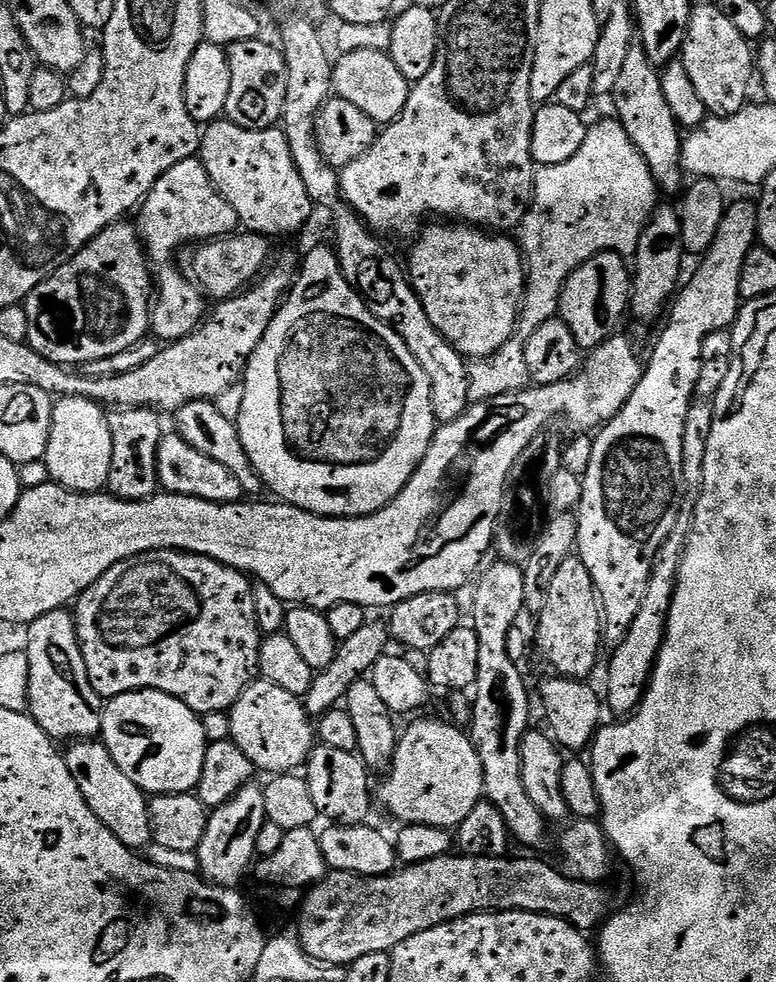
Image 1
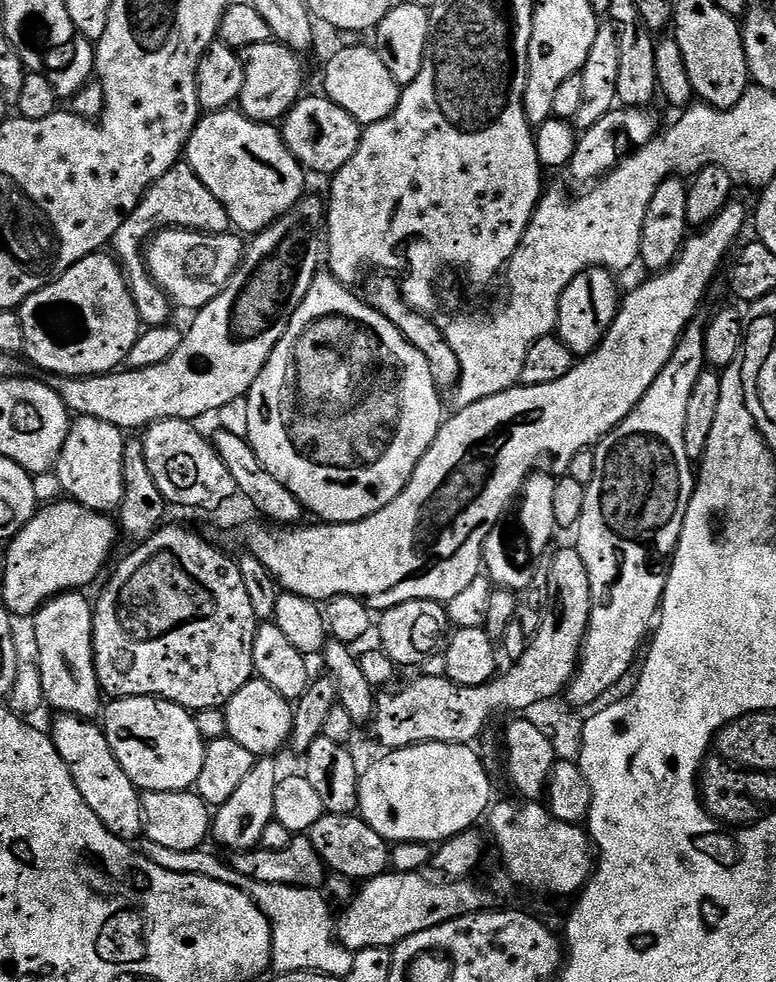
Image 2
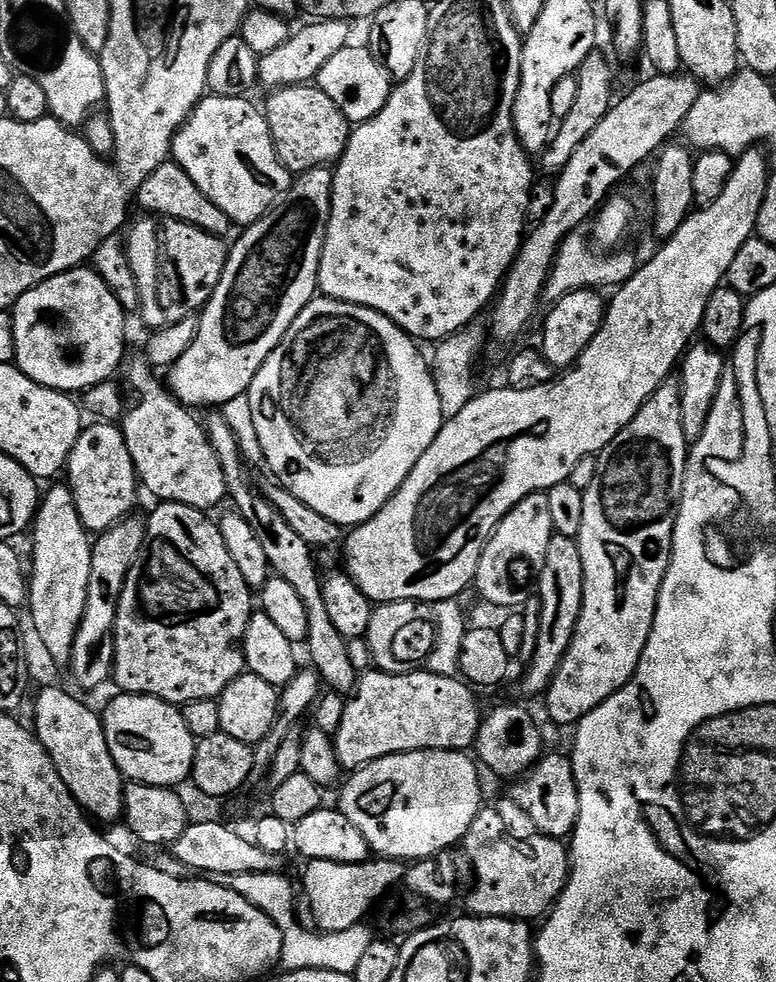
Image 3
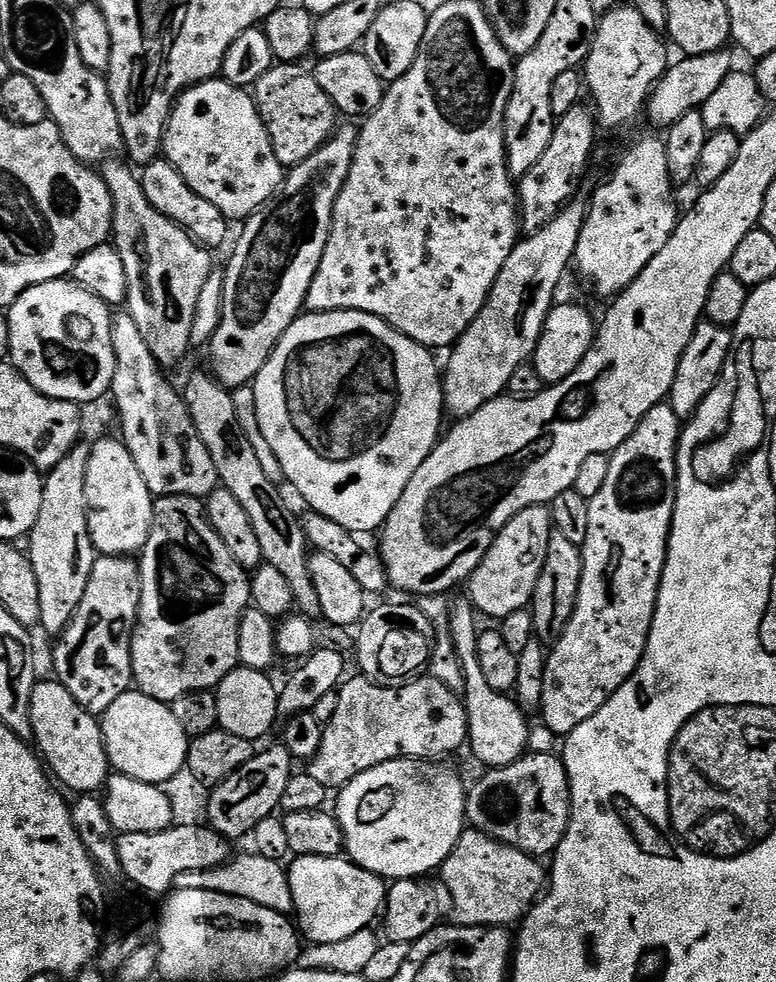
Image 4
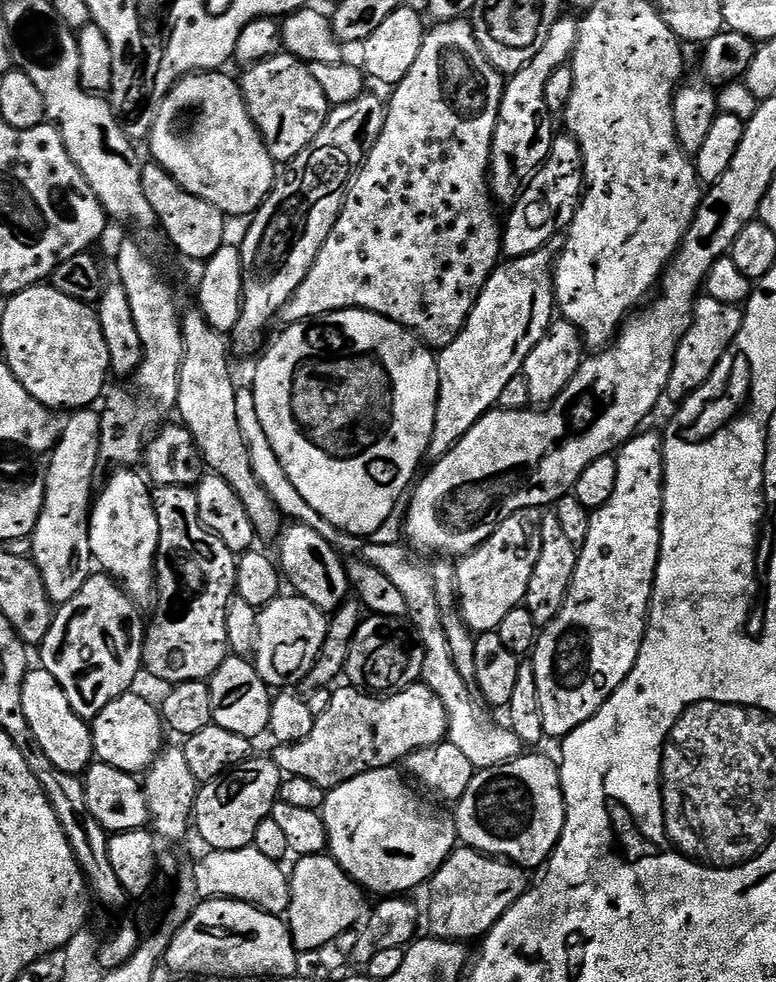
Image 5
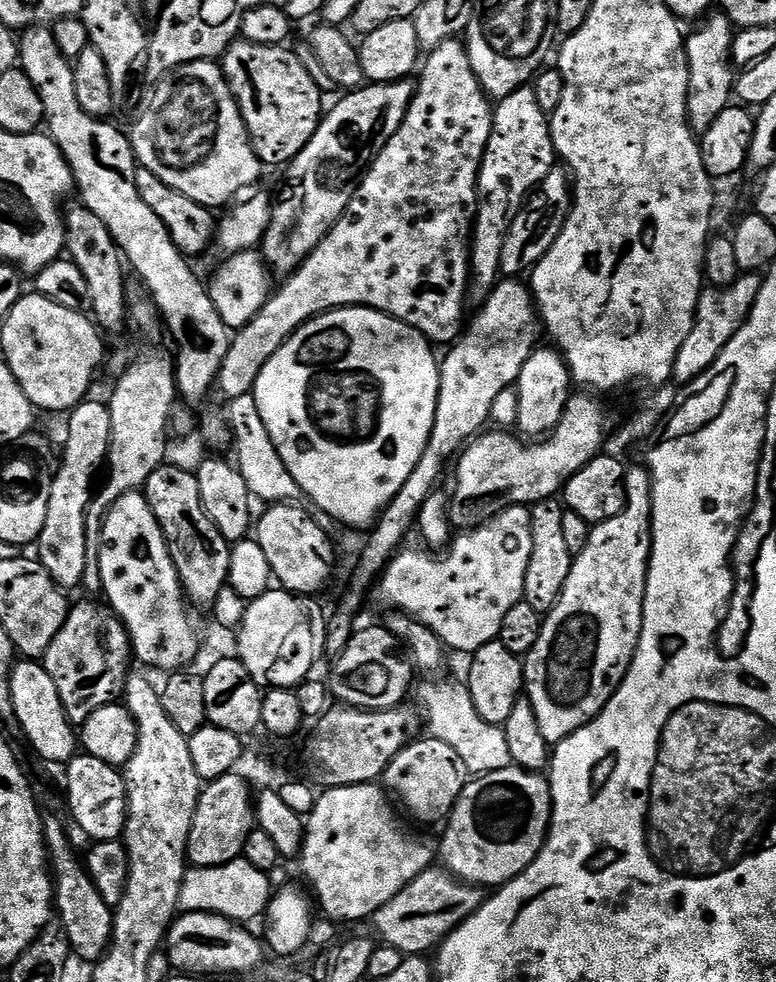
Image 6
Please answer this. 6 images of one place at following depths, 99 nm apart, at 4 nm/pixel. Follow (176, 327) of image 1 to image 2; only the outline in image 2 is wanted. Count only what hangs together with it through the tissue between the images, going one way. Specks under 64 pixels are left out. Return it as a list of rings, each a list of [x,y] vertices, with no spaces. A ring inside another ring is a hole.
[[[187,162],[174,165],[158,182],[154,182],[146,190],[146,194],[134,206],[134,210],[118,226],[115,236],[110,241],[111,251],[124,270],[124,279],[128,281],[128,289],[134,298],[134,306],[140,315],[141,325],[157,328],[169,323],[168,296],[156,285],[155,278],[146,267],[146,245],[150,237],[166,228],[183,228],[193,232],[227,232],[230,225],[226,206],[206,190],[206,186],[194,174],[194,170]]]

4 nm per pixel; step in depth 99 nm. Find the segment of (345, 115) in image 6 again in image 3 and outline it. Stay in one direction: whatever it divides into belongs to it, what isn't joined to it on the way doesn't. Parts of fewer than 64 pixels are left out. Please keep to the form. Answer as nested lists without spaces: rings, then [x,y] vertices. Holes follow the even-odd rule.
[[[331,167],[311,168],[308,172],[299,173],[293,179],[290,190],[277,200],[276,205],[264,215],[261,220],[247,225],[243,229],[244,232],[236,240],[236,245],[231,245],[228,253],[228,261],[222,270],[222,278],[218,282],[218,286],[212,291],[212,297],[208,299],[208,303],[204,305],[199,313],[198,334],[194,338],[194,342],[190,342],[190,350],[186,350],[186,354],[182,354],[182,358],[178,358],[178,362],[172,365],[166,376],[166,384],[173,396],[180,401],[181,404],[189,409],[197,410],[203,404],[216,404],[223,406],[226,402],[230,402],[230,398],[238,398],[245,395],[248,388],[254,382],[254,378],[258,374],[258,370],[262,370],[262,366],[266,362],[266,358],[270,358],[270,354],[280,345],[282,338],[286,334],[286,330],[290,330],[290,326],[294,322],[294,318],[298,318],[298,314],[306,307],[317,295],[320,279],[318,278],[318,270],[320,269],[320,259],[322,258],[322,250],[324,249],[324,239],[328,233],[328,219],[332,213],[332,173]]]

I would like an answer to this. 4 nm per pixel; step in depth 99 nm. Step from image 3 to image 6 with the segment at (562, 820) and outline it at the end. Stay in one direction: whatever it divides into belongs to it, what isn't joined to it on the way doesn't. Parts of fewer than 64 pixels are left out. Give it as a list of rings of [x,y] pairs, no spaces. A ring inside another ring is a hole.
[[[515,766],[506,770],[494,770],[484,776],[469,779],[462,790],[447,821],[448,840],[438,844],[438,856],[448,860],[447,871],[457,878],[463,878],[485,889],[496,890],[508,884],[530,867],[544,849],[552,827],[552,786],[547,775],[528,772]]]

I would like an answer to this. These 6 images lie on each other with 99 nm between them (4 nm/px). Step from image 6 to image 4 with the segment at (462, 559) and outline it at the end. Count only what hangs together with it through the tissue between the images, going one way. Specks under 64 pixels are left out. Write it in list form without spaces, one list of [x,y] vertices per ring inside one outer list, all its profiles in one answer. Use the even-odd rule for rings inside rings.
[[[544,506],[522,510],[506,522],[504,529],[496,535],[496,541],[488,547],[488,553],[466,581],[466,589],[472,595],[471,607],[477,613],[489,612],[493,621],[499,622],[505,616],[531,605],[553,530],[551,511]]]

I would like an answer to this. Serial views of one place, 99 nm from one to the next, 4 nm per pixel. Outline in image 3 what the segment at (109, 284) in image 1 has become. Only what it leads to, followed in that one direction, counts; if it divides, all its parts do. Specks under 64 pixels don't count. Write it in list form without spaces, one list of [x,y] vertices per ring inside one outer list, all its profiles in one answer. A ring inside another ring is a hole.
[[[81,266],[71,268],[68,272],[59,272],[56,276],[44,280],[37,288],[31,288],[26,294],[22,294],[11,309],[12,325],[14,326],[14,346],[16,347],[16,359],[14,361],[17,368],[22,369],[31,380],[38,382],[42,386],[52,388],[55,392],[65,394],[83,394],[88,389],[98,386],[102,382],[112,380],[115,372],[125,363],[124,360],[124,319],[126,313],[124,307],[118,302],[118,298],[112,293],[110,285],[96,273],[95,267]]]

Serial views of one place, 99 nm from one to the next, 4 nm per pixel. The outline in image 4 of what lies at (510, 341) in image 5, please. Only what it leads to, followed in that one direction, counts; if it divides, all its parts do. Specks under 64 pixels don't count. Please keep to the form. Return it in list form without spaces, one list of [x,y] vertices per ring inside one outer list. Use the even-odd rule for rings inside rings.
[[[583,203],[567,204],[565,208],[560,209],[559,214],[545,228],[525,235],[512,249],[510,258],[506,258],[506,266],[502,266],[482,310],[447,353],[447,356],[449,355],[448,365],[443,365],[442,383],[444,410],[449,417],[456,416],[452,418],[462,421],[482,406],[497,399],[507,389],[514,370],[525,367],[526,361],[531,357],[538,338],[542,334],[542,326],[546,322],[548,312],[554,307],[554,301],[557,299],[557,297],[555,298],[556,287],[559,286],[564,271],[573,263],[578,234],[584,225],[585,211]]]

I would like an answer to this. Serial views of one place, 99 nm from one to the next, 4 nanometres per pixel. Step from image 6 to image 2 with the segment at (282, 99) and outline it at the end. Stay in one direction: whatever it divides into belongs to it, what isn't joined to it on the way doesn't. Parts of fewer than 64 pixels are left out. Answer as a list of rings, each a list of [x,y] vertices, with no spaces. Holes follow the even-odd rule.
[[[324,94],[318,96],[301,95],[282,121],[282,135],[290,154],[309,173],[321,172],[325,178],[331,177],[354,154],[360,145],[362,125],[340,105]]]

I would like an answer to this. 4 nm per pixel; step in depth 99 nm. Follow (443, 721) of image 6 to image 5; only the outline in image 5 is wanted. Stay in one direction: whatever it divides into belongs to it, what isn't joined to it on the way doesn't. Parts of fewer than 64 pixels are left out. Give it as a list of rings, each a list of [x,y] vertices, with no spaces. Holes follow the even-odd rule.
[[[376,542],[365,543],[368,545],[365,546],[364,552],[362,552],[363,559],[367,560],[369,564],[373,564],[378,570],[382,570],[382,574],[386,574],[386,578],[390,578],[390,582],[394,582],[394,586],[398,586],[398,590],[402,590],[402,598],[406,598],[406,606],[408,607],[407,619],[411,621],[417,633],[422,637],[424,645],[420,680],[430,690],[434,690],[434,694],[438,694],[439,701],[446,708],[446,718],[448,719],[447,743],[458,746],[458,750],[462,750],[462,755],[469,760],[473,769],[476,770],[502,766],[506,762],[519,758],[522,755],[520,739],[507,727],[495,728],[494,725],[480,720],[479,714],[476,713],[476,706],[472,702],[473,689],[465,683],[462,674],[458,674],[458,666],[454,666],[454,658],[450,658],[450,646],[446,646],[446,634],[440,628],[439,610],[438,604],[435,601],[434,582],[432,581],[431,571],[425,566],[423,568],[422,565],[415,564],[412,561],[413,553],[403,543],[401,543],[402,545],[372,543]]]

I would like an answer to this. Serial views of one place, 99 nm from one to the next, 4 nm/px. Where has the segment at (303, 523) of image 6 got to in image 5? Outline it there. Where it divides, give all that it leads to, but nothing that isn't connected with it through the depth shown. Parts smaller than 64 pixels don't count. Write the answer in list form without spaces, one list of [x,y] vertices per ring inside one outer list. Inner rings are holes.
[[[293,523],[283,529],[279,544],[278,567],[283,579],[292,583],[291,591],[306,602],[318,606],[320,612],[331,614],[338,611],[349,599],[350,585],[345,561],[340,561],[339,554],[332,549],[333,541],[314,534],[310,526]]]

